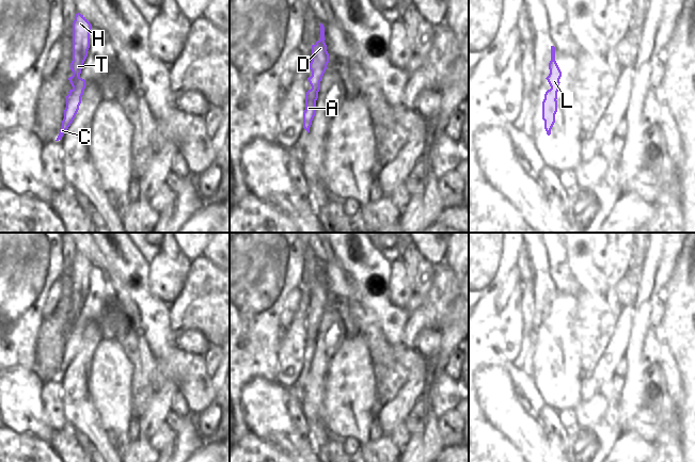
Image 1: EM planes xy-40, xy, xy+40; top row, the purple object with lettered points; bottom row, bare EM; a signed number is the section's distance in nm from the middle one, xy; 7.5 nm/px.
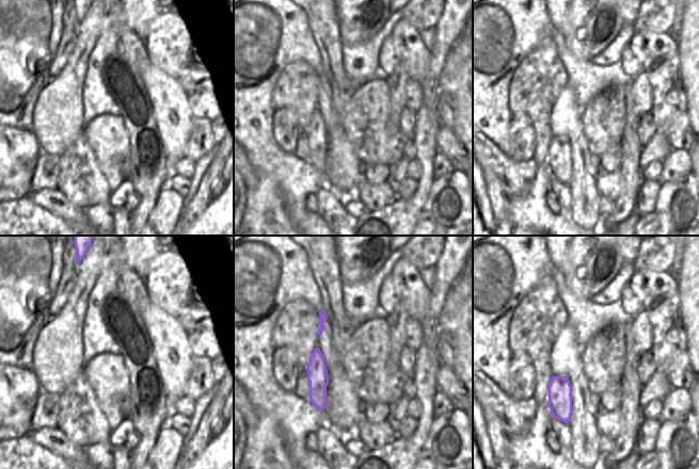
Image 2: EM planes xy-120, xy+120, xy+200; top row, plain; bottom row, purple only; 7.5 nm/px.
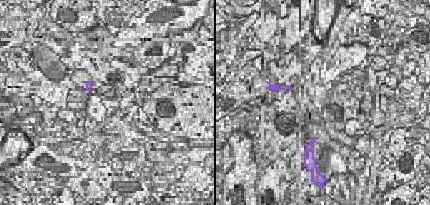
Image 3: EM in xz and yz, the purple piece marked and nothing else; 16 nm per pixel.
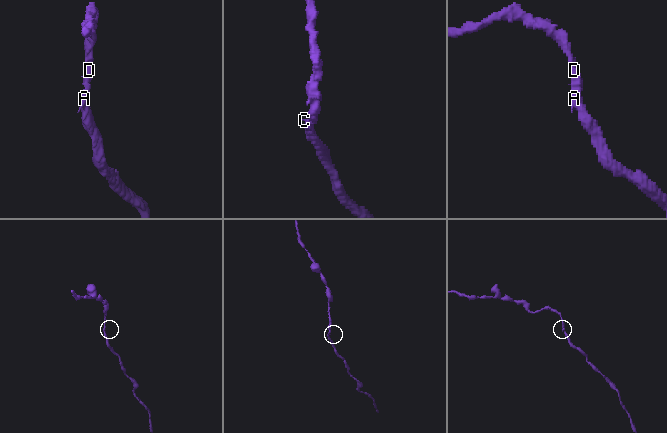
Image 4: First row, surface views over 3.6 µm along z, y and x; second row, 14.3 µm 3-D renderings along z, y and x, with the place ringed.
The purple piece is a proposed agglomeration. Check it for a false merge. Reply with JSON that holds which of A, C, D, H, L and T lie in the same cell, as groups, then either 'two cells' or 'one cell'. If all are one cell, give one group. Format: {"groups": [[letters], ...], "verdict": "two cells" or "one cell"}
{"groups": [["A", "C", "D", "H", "L", "T"]], "verdict": "one cell"}

